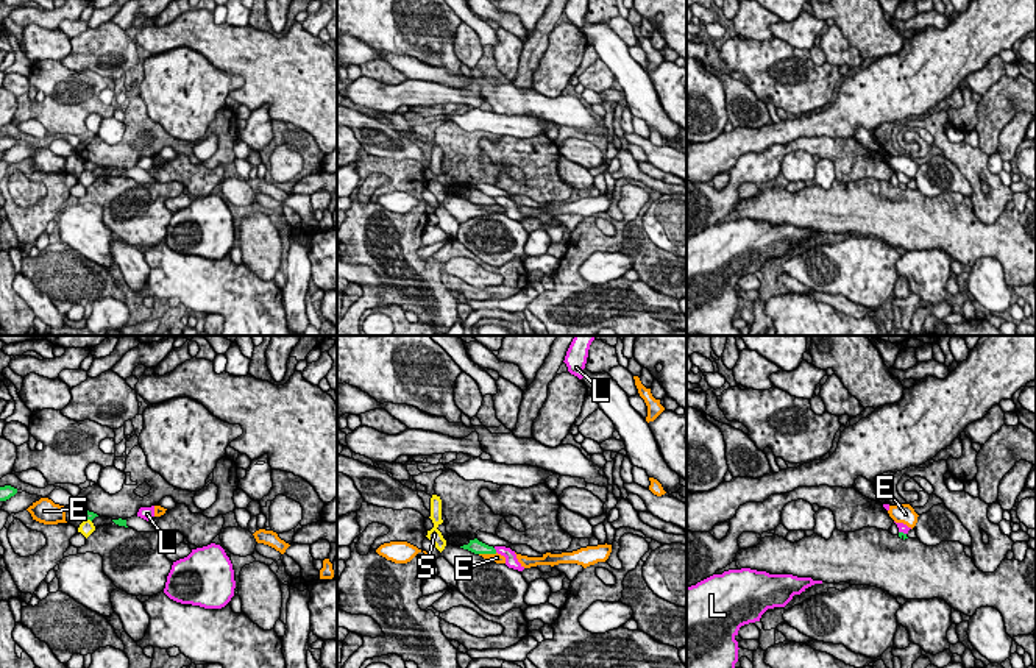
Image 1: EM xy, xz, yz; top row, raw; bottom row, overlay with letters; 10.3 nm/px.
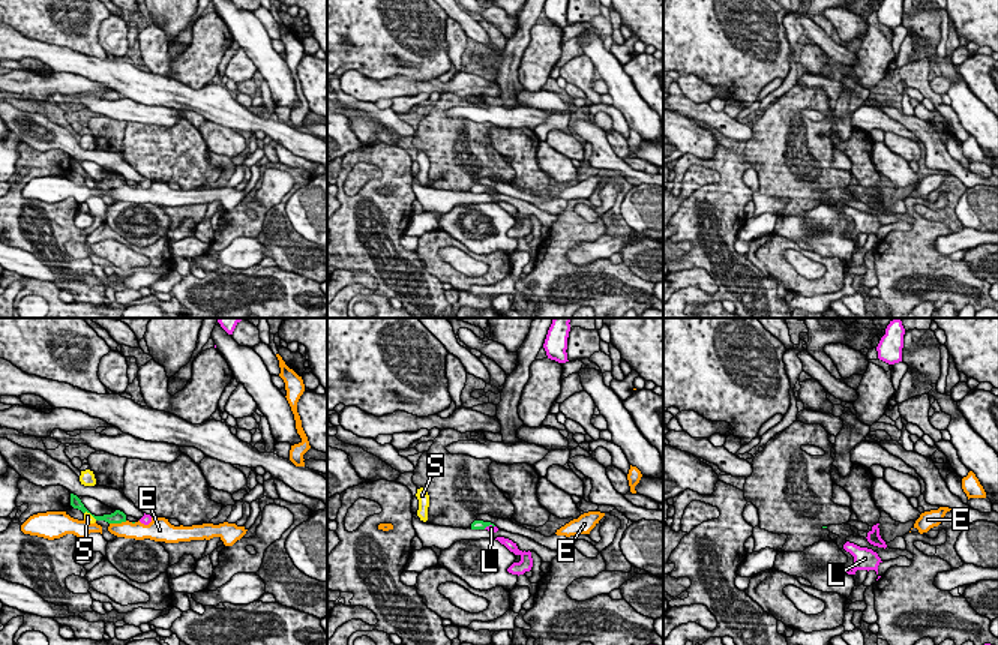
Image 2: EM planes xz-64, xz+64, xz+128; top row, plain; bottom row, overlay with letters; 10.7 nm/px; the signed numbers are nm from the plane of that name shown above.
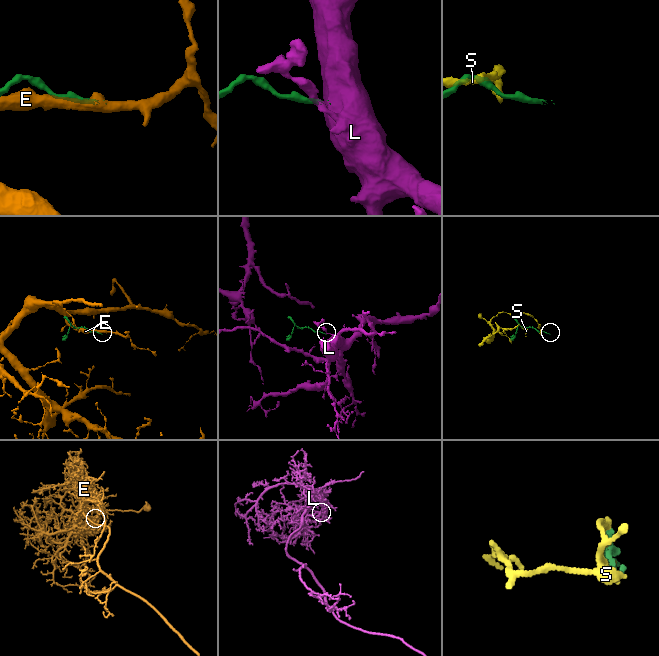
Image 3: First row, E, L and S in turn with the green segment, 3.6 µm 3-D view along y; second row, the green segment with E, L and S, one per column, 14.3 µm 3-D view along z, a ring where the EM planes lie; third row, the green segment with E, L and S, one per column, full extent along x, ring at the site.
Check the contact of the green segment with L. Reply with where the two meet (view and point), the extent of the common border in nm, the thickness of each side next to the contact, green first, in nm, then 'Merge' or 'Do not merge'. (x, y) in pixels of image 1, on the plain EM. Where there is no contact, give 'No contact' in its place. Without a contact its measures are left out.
Touches green at xz (495, 200). Shared border 60 nm. Thickness 140 nm (green) against 130 nm. Do not merge

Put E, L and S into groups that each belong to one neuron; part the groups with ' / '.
E / L / S

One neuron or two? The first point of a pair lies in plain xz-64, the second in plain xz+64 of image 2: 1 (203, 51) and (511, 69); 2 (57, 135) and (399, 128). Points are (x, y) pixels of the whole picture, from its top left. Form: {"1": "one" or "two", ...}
{"1": "two", "2": "two"}

